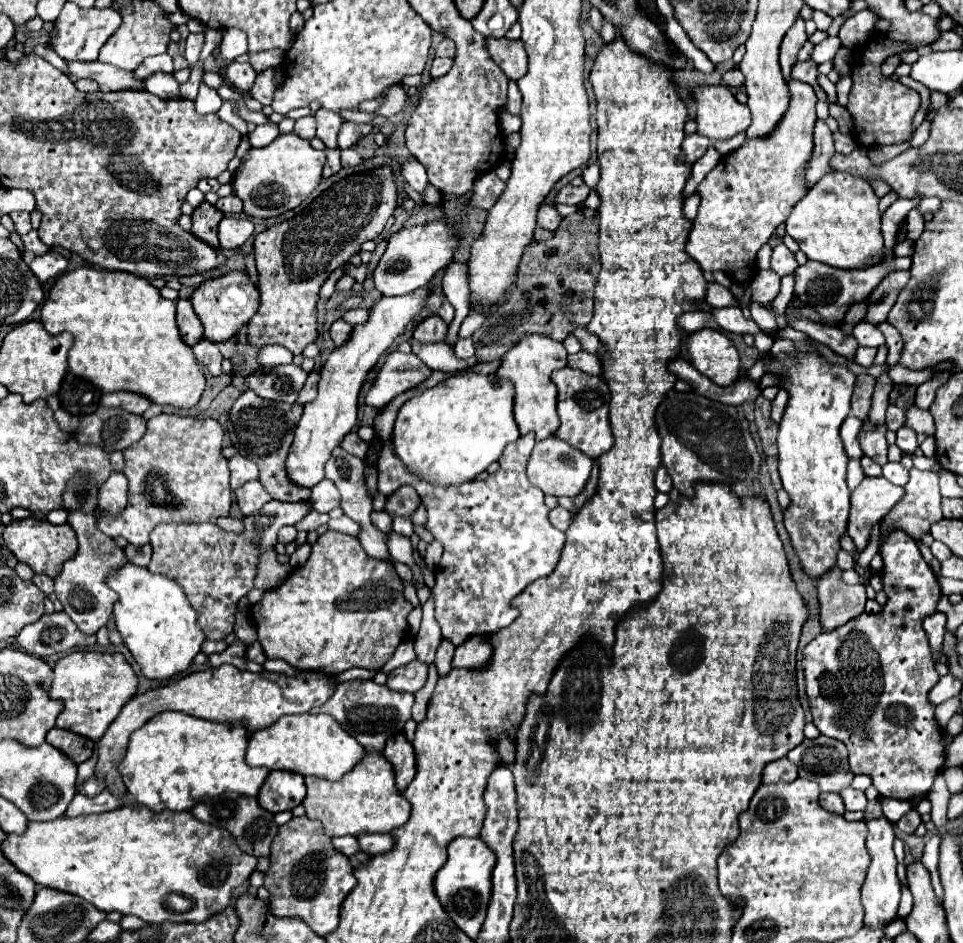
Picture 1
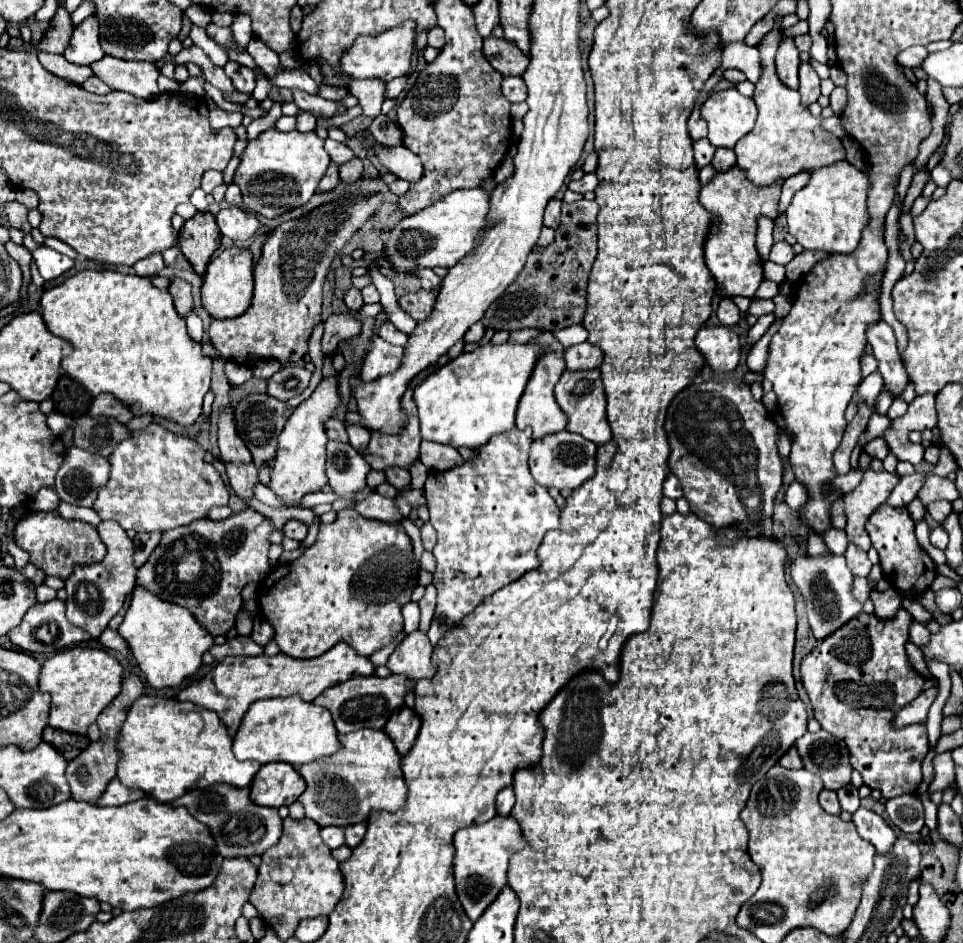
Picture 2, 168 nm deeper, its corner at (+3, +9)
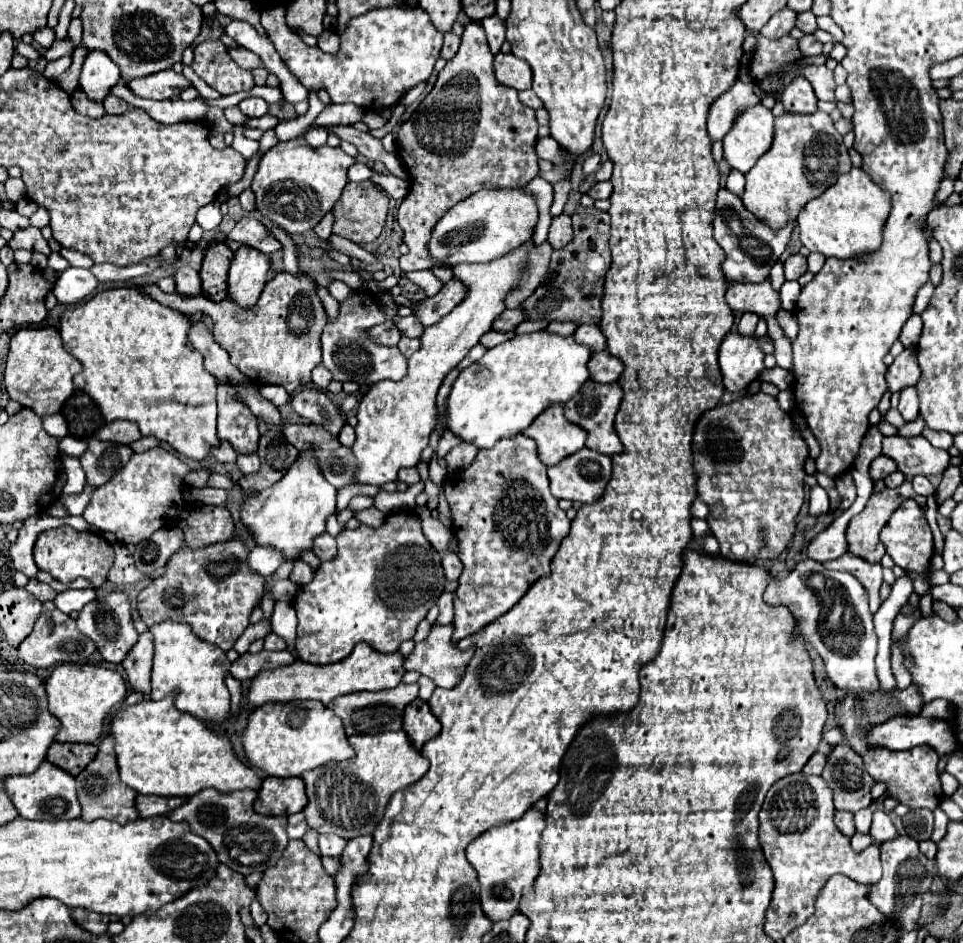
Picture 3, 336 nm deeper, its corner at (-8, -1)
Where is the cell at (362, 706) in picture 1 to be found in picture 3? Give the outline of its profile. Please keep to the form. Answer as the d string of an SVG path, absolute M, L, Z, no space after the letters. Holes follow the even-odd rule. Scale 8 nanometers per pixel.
M401 683L395 689L385 691L363 691L363 693L349 693L343 697L335 697L329 707L341 717L345 725L347 735L369 735L369 733L381 733L381 731L399 731L403 723L403 711L405 707L417 697L419 685L405 685Z

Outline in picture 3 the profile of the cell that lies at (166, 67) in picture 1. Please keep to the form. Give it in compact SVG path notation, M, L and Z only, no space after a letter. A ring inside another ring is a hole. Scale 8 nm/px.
M207 39L195 45L193 71L221 95L233 95L255 87L253 73L241 69L219 39Z

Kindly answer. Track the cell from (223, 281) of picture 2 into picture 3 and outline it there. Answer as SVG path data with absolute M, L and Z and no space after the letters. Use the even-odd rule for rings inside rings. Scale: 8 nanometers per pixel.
M239 247L229 269L229 299L241 307L251 307L257 303L267 277L269 277L269 257L253 247Z

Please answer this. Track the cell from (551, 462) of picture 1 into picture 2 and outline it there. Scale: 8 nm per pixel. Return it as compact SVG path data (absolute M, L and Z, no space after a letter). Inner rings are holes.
M560 431L560 433L550 433L548 437L534 439L532 449L530 449L530 471L532 477L546 489L556 487L556 489L576 489L584 481L588 481L594 473L596 465L596 445L576 433L570 431Z

